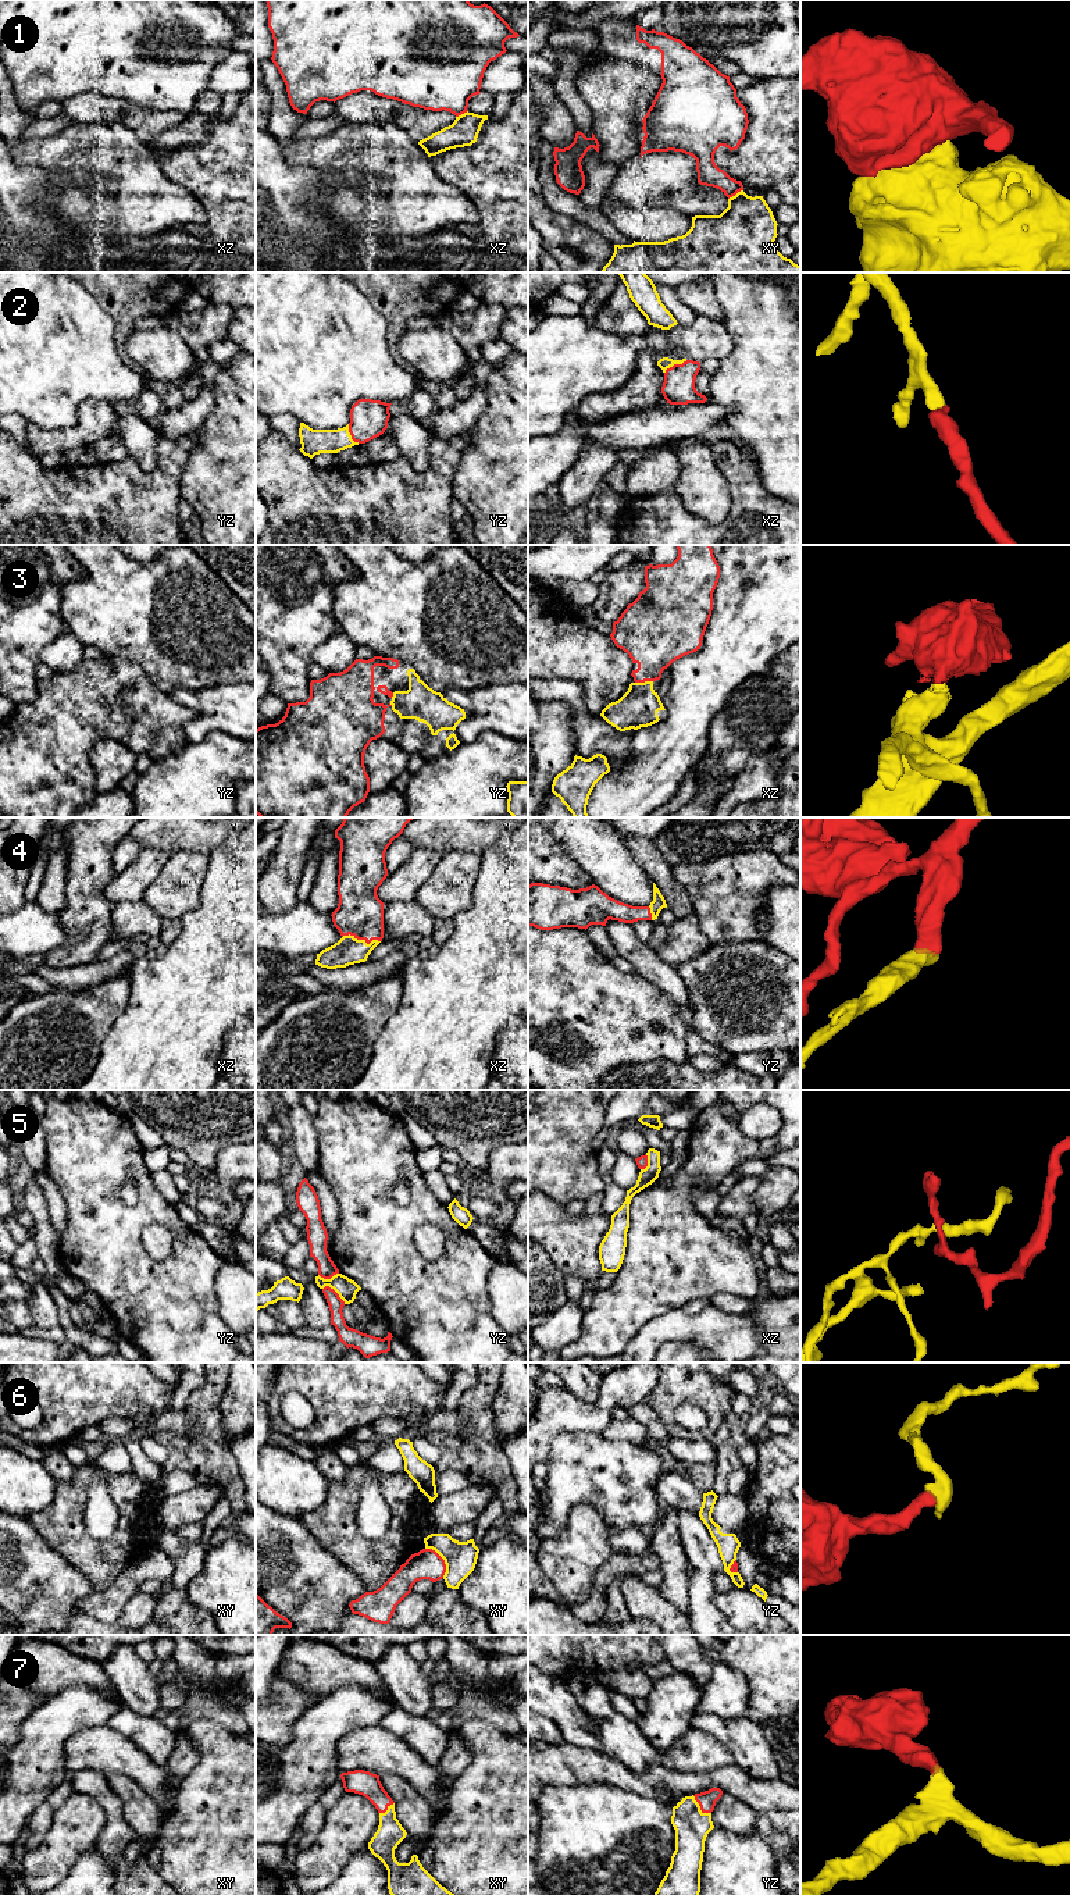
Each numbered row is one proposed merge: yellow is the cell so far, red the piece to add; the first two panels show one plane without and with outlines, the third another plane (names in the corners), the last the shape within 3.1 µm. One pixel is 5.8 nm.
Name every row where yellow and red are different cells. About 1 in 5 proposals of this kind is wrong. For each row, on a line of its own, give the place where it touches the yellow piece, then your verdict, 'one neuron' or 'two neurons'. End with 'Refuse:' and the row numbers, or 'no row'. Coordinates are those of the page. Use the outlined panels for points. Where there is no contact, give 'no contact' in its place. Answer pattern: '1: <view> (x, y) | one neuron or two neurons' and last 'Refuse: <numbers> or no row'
1: xy (737, 193) | two neurons
2: xz (674, 363) | one neuron
3: xz (645, 681) | one neuron
4: xz (361, 940) | one neuron
5: yz (335, 1290) | two neurons
6: xy (443, 1559) | two neurons
7: yz (699, 1808) | one neuron
Refuse: 1, 5, 6

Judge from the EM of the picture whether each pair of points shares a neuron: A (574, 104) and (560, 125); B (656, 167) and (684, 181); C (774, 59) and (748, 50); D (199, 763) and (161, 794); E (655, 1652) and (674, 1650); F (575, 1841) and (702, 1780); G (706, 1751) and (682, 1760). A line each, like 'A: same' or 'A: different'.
A: different
B: same
C: same
D: same
E: different
F: different
G: same

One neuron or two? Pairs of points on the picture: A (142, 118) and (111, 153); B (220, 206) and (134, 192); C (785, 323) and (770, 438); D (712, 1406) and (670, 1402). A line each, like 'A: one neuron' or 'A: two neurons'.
A: two neurons
B: two neurons
C: one neuron
D: one neuron

